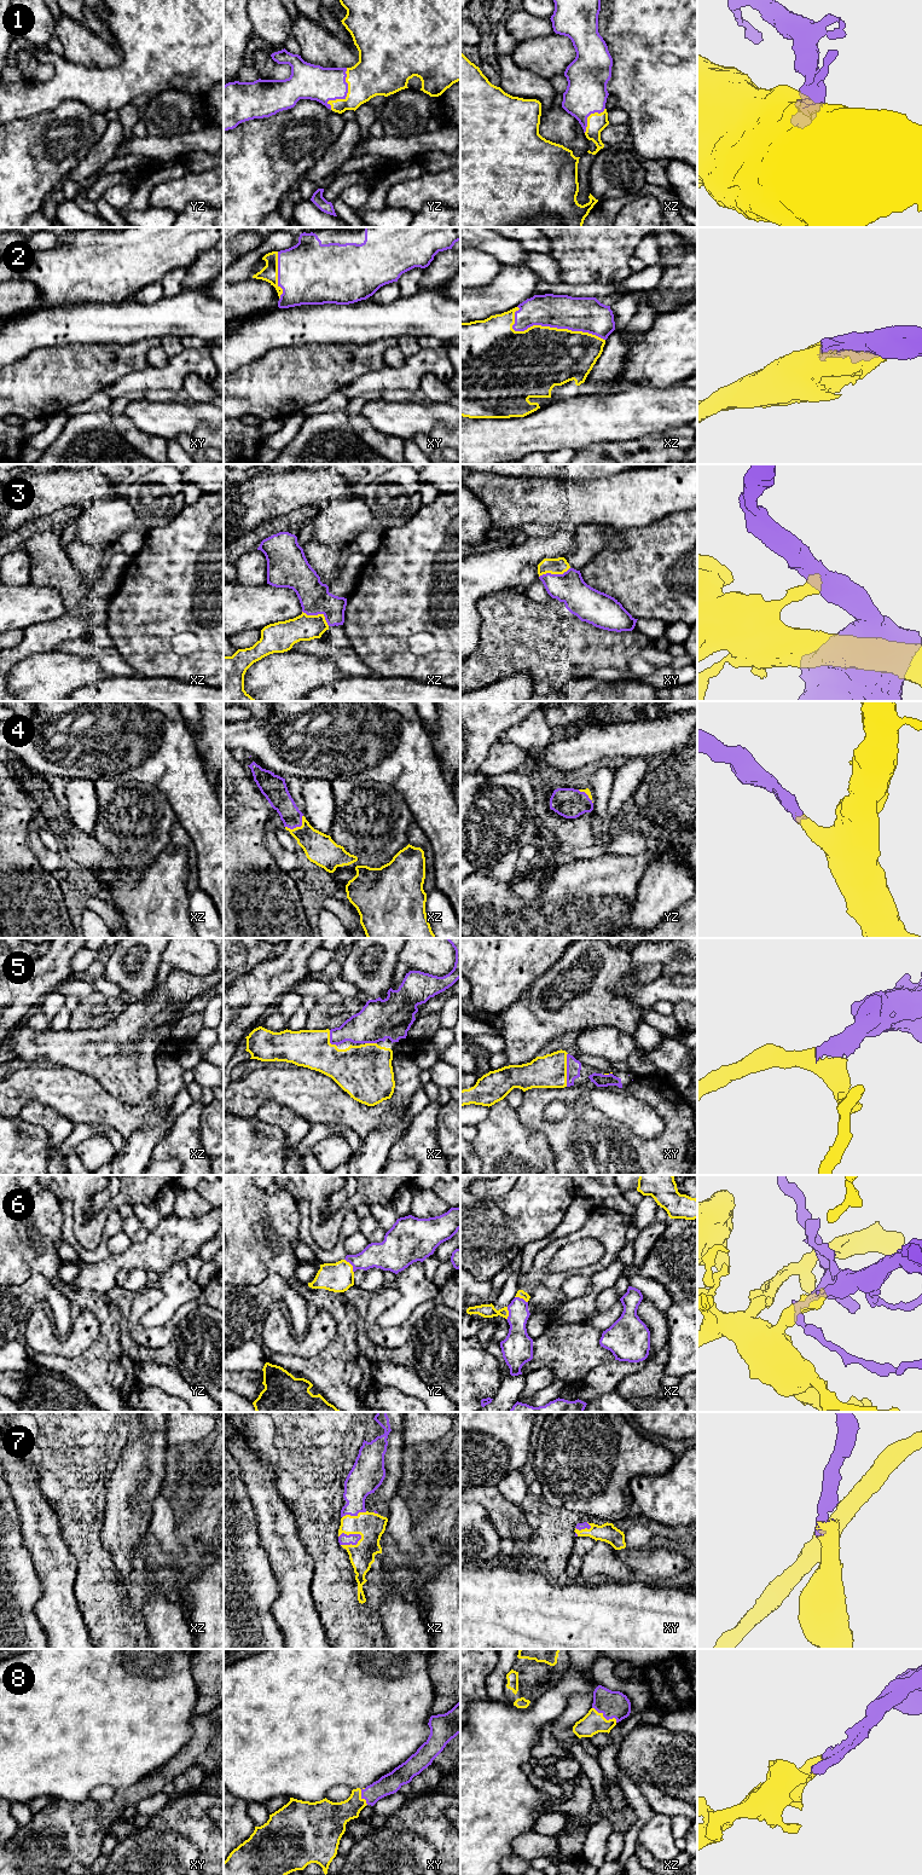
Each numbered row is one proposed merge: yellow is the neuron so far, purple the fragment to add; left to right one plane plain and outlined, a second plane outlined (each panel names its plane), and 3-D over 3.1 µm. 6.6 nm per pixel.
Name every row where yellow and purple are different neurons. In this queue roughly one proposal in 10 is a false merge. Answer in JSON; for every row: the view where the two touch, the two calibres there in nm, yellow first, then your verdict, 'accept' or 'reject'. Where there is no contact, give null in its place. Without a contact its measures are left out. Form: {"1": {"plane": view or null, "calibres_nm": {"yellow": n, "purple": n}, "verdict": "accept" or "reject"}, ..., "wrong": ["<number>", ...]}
{"1": {"plane": "yz", "calibres_nm": {"yellow": 300, "purple": 240}, "verdict": "accept"}, "2": {"plane": "xz", "calibres_nm": {"yellow": 420, "purple": 240}, "verdict": "accept"}, "3": {"plane": "xz", "calibres_nm": {"yellow": 180, "purple": 200}, "verdict": "reject"}, "4": {"plane": "xz", "calibres_nm": {"yellow": 200, "purple": 150}, "verdict": "accept"}, "5": {"plane": "xy", "calibres_nm": {"yellow": 220, "purple": 100}, "verdict": "accept"}, "6": {"plane": "yz", "calibres_nm": {"yellow": 200, "purple": 190}, "verdict": "accept"}, "7": {"plane": "xz", "calibres_nm": {"yellow": 180, "purple": 80}, "verdict": "accept"}, "8": {"plane": "xz", "calibres_nm": {"yellow": 150, "purple": 180}, "verdict": "accept"}, "wrong": ["3"]}

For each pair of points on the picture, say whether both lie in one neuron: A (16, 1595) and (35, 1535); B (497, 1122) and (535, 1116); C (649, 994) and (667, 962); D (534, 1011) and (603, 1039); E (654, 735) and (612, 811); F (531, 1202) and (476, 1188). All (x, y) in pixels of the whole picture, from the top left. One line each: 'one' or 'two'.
A: two
B: two
C: one
D: two
E: two
F: two

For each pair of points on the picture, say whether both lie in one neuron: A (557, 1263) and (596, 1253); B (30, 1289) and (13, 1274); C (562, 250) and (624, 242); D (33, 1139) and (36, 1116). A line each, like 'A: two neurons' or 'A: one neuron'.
A: one neuron
B: two neurons
C: one neuron
D: two neurons

